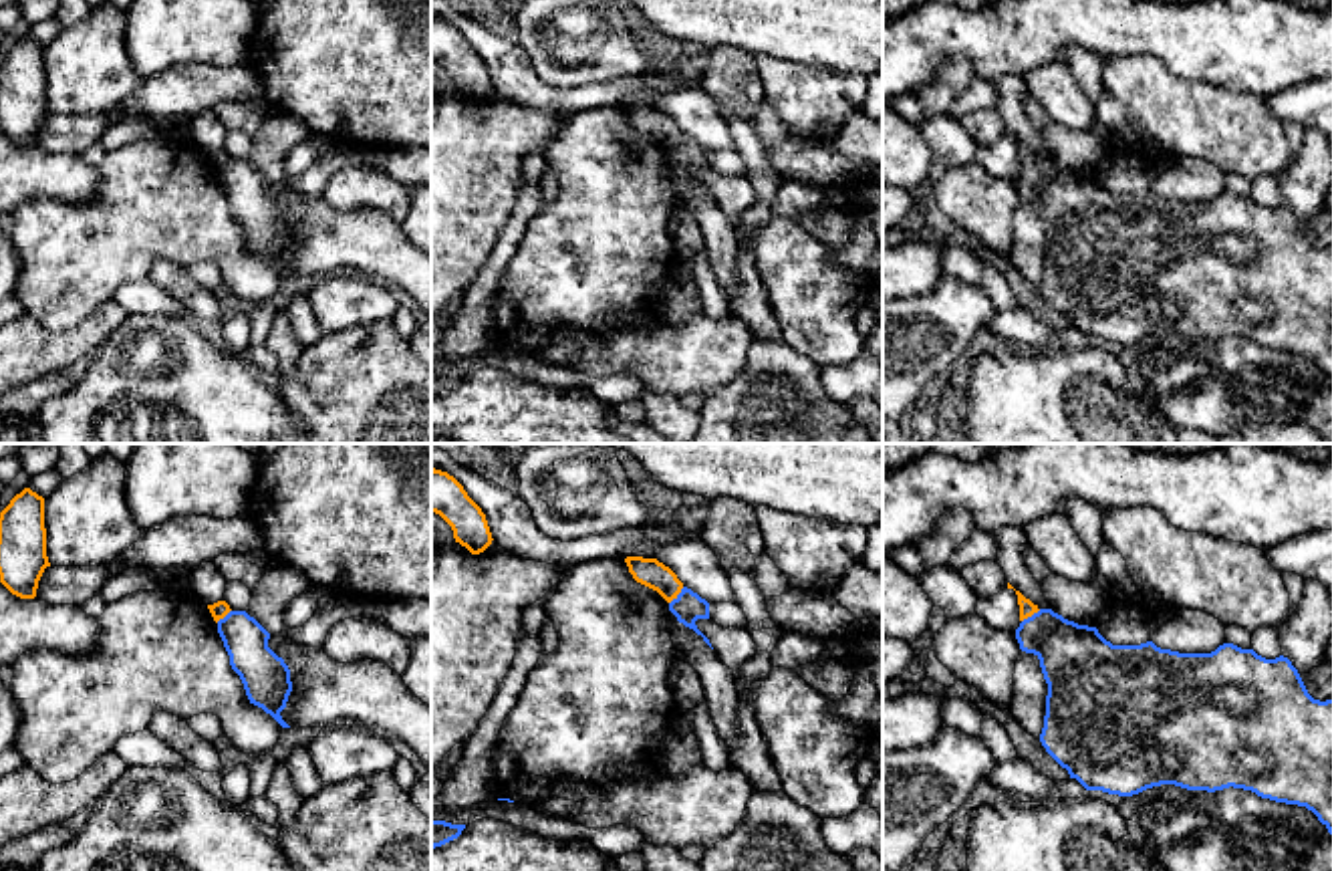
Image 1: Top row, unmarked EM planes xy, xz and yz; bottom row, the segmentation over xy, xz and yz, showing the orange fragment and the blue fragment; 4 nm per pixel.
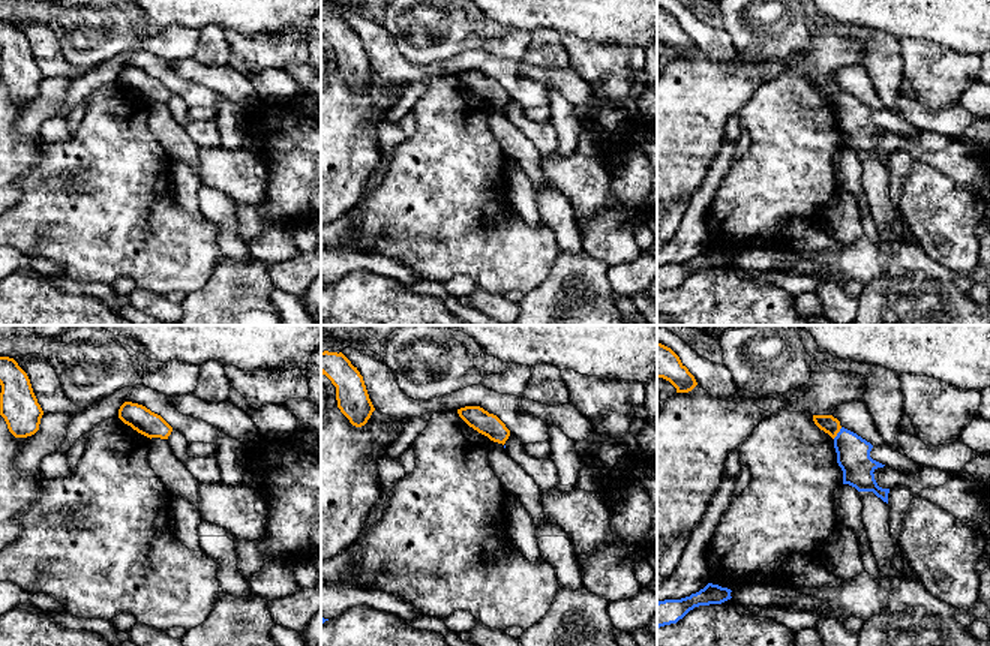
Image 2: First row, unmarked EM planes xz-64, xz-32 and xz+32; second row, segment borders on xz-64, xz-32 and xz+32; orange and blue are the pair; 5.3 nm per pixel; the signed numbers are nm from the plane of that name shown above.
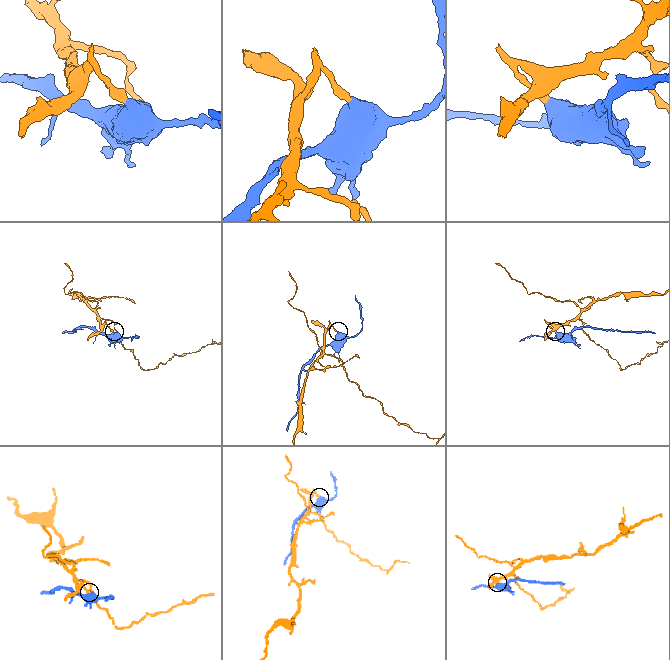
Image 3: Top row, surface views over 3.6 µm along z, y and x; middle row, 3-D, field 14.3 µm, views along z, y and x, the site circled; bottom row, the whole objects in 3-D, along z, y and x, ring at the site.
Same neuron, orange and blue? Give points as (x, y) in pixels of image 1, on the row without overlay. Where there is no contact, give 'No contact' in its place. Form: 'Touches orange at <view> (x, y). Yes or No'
Touches orange at xz (678, 142). Yes

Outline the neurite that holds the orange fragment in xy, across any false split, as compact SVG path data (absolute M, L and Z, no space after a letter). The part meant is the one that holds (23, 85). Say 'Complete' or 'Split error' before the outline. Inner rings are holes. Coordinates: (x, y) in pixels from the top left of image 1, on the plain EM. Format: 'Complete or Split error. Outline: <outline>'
Complete. Outline: M24 36L0 60L0 131L20 147L34 147L46 115L44 46Z

